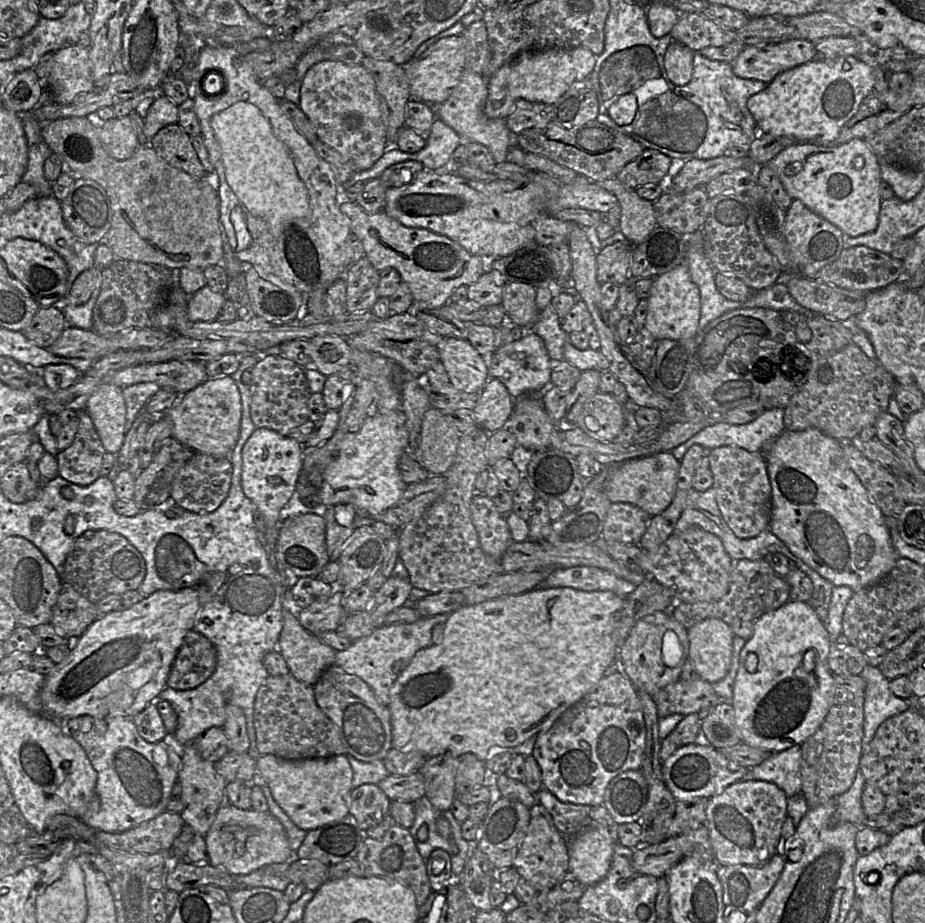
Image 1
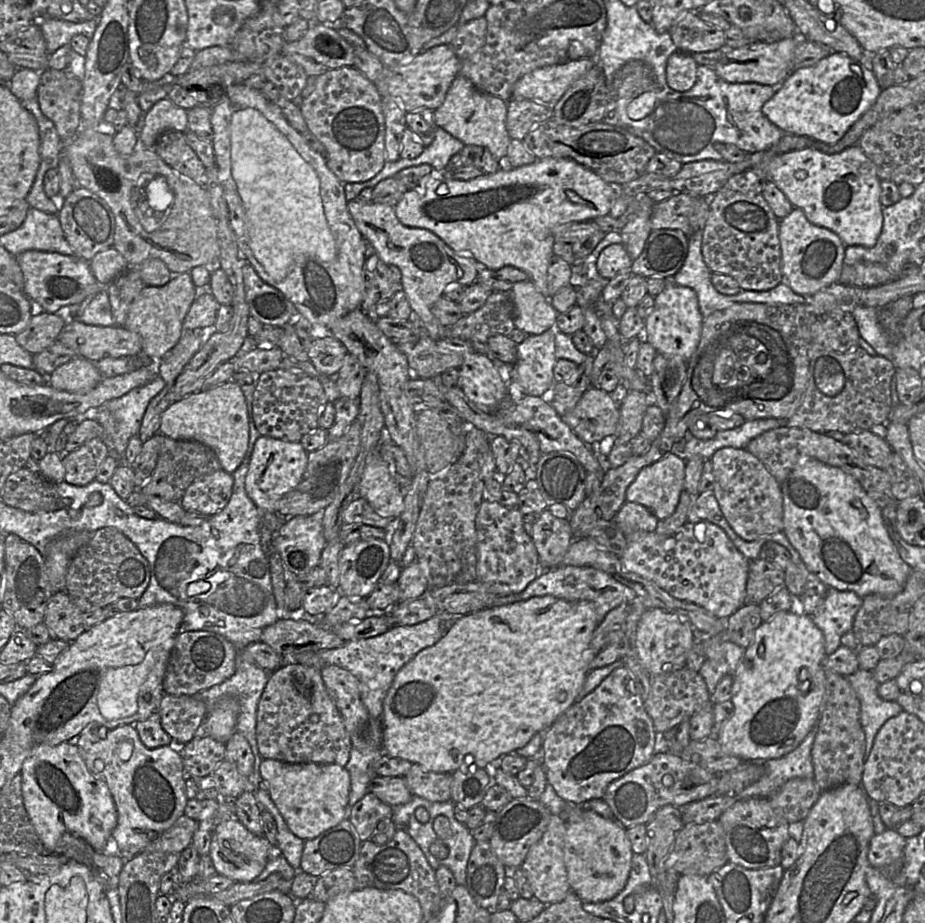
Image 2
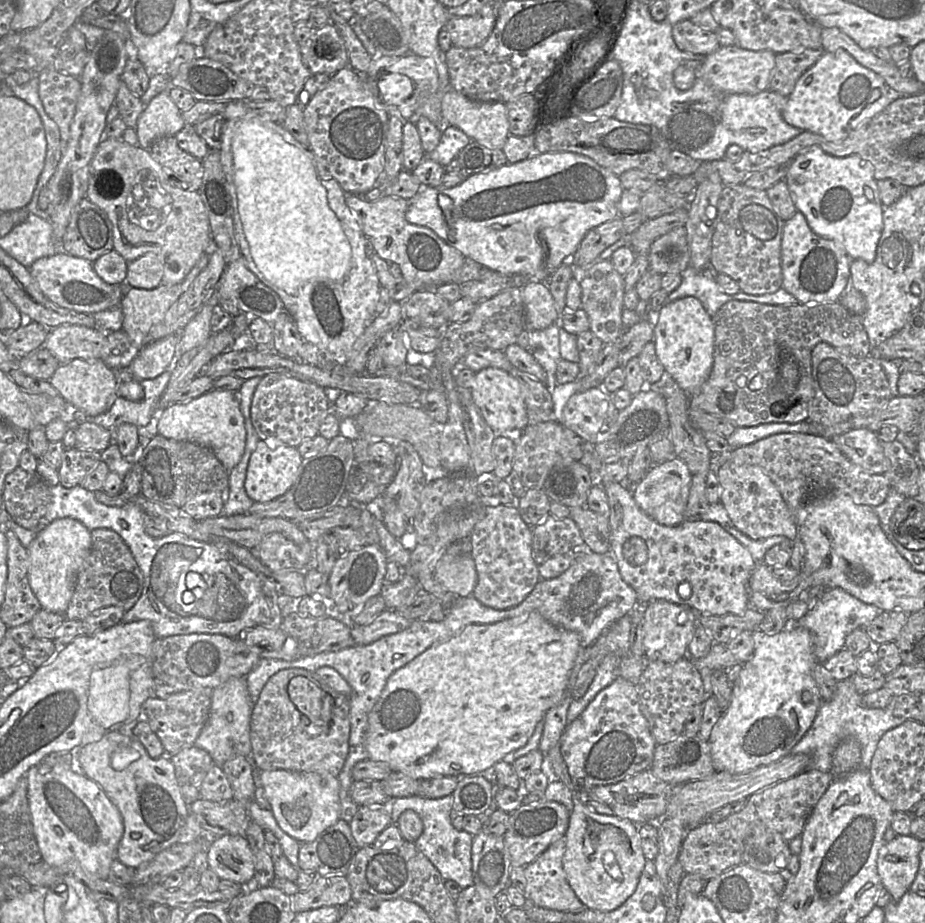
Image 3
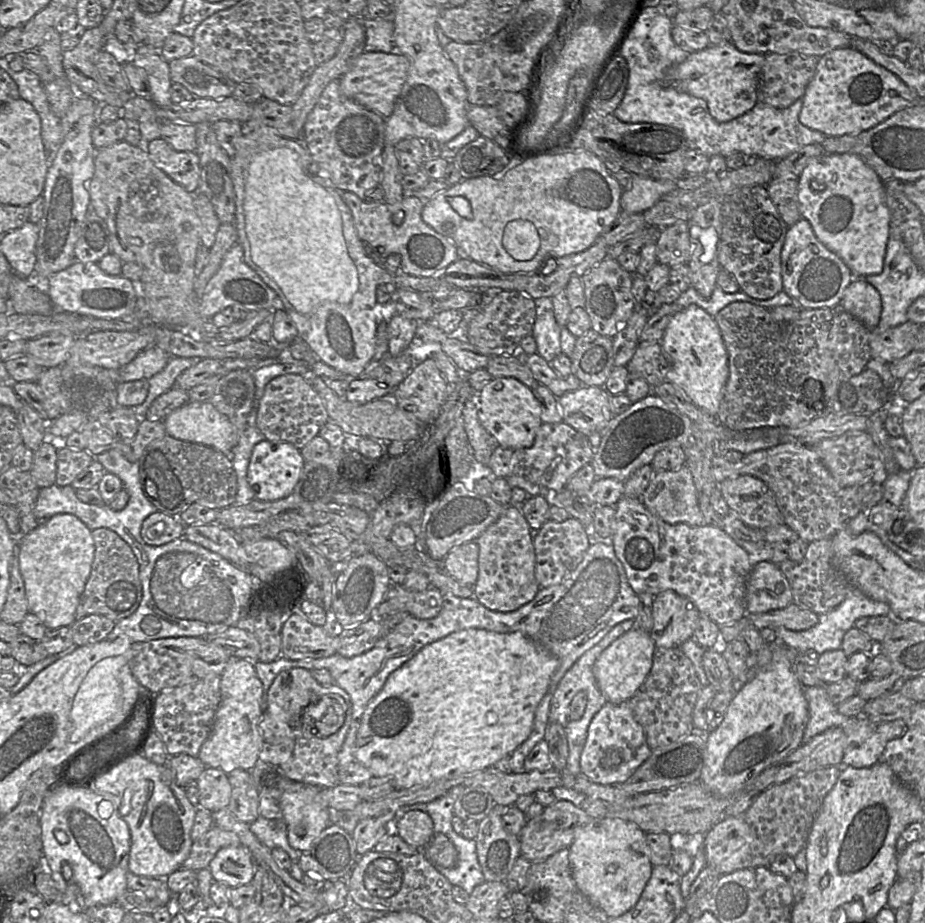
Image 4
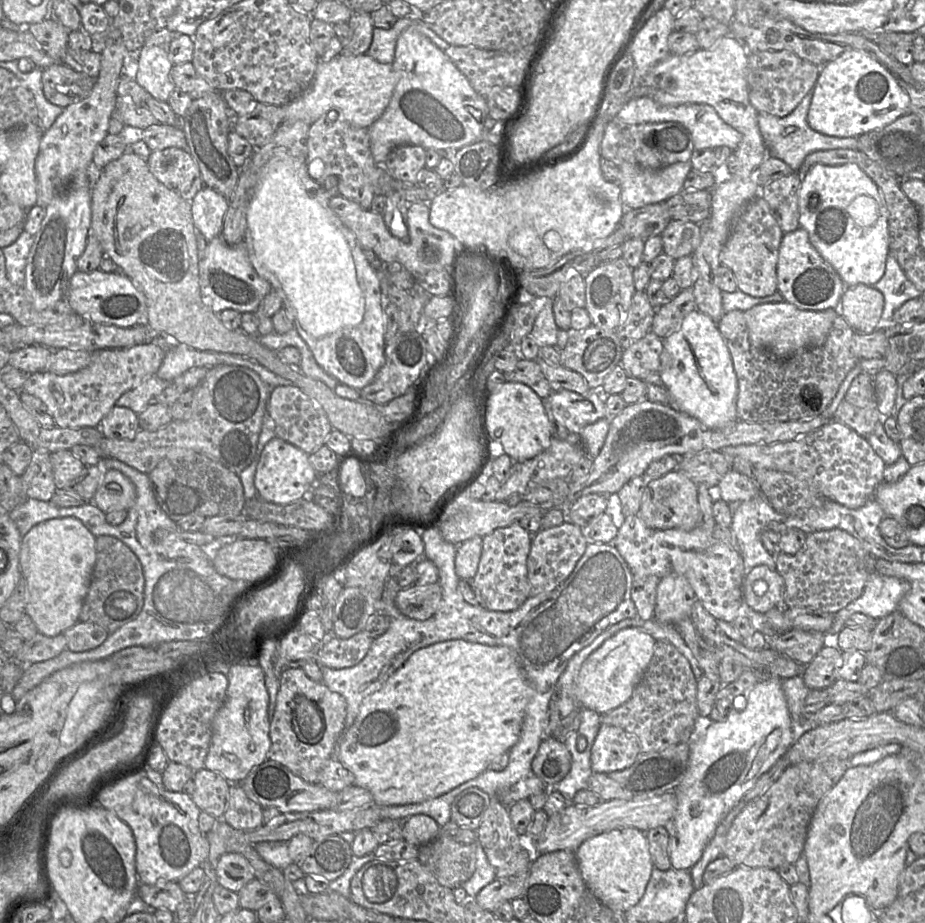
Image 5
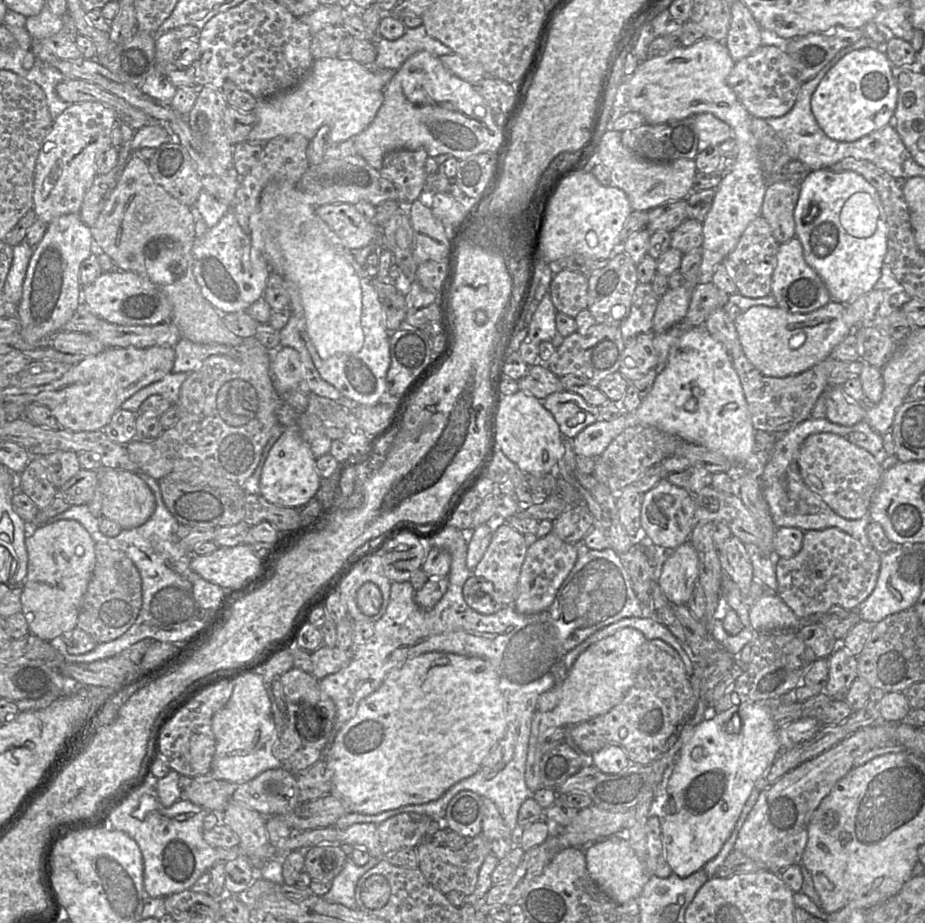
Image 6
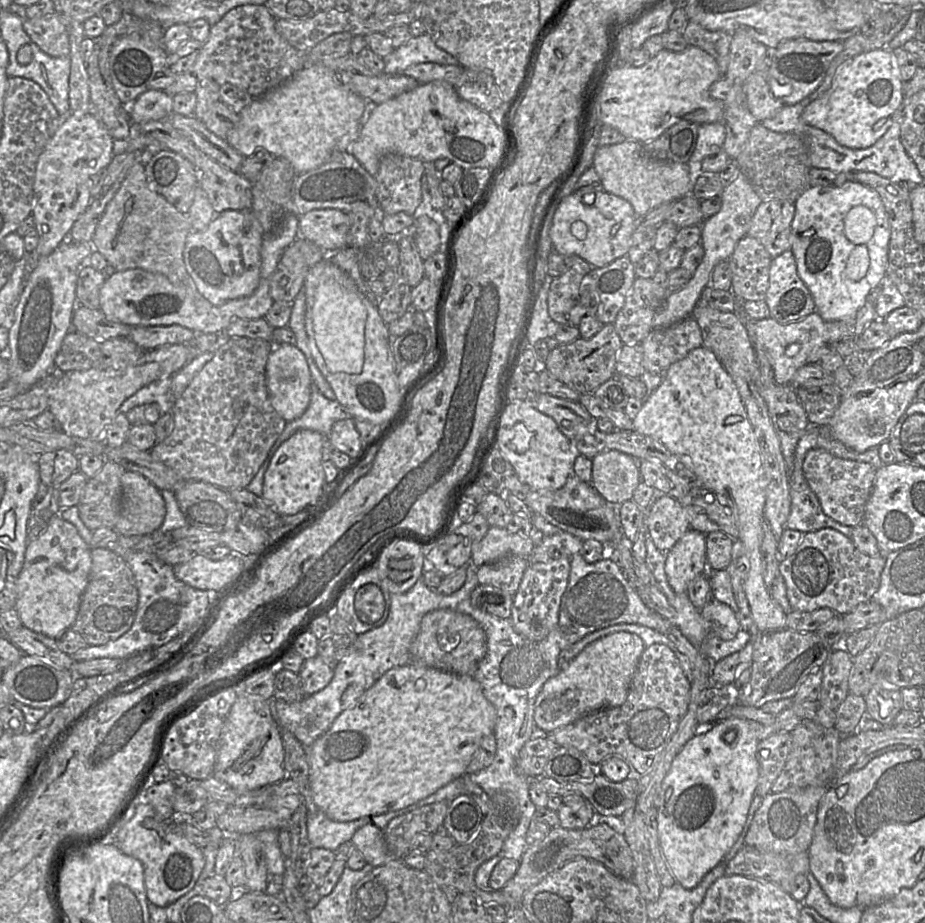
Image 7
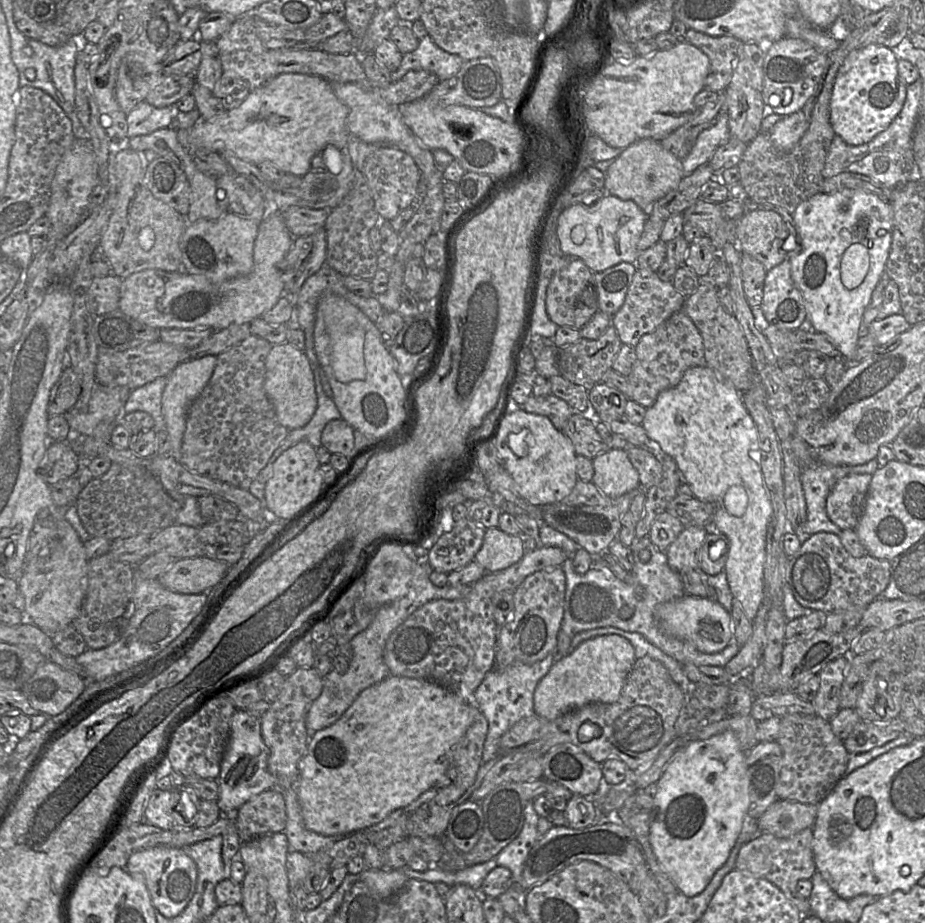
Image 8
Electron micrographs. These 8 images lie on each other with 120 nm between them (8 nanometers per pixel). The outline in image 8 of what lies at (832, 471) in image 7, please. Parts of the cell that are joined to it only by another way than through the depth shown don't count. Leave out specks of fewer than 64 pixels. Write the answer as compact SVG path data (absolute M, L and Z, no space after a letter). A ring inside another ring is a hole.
M852 474L841 478L826 499L830 520L842 530L855 529L864 511L871 474Z

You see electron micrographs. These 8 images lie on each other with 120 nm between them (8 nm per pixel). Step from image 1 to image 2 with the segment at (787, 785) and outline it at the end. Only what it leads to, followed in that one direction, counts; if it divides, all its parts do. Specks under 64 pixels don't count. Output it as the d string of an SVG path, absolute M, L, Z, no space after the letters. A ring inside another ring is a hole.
M816 726L810 730L803 741L783 757L769 759L763 762L764 773L753 784L736 794L738 799L752 797L768 798L785 782L792 778L812 778L814 769L811 759L811 749L816 735Z

